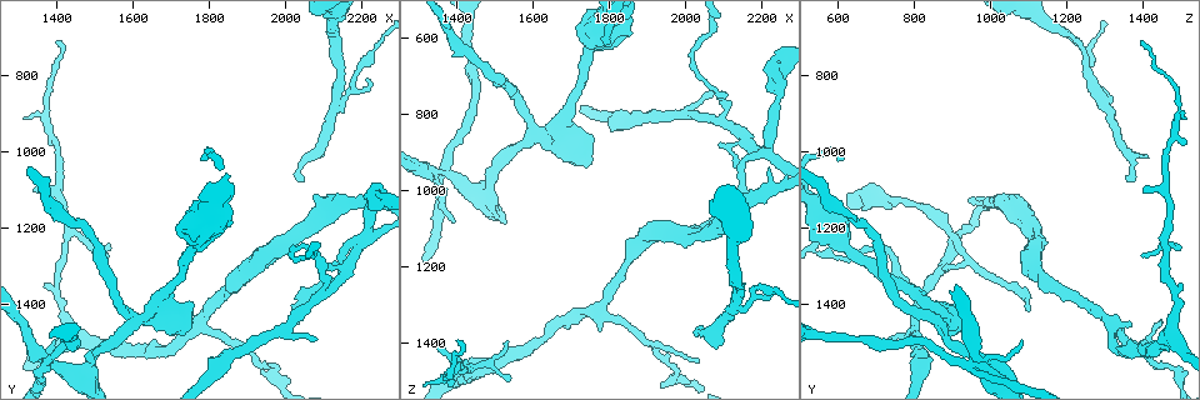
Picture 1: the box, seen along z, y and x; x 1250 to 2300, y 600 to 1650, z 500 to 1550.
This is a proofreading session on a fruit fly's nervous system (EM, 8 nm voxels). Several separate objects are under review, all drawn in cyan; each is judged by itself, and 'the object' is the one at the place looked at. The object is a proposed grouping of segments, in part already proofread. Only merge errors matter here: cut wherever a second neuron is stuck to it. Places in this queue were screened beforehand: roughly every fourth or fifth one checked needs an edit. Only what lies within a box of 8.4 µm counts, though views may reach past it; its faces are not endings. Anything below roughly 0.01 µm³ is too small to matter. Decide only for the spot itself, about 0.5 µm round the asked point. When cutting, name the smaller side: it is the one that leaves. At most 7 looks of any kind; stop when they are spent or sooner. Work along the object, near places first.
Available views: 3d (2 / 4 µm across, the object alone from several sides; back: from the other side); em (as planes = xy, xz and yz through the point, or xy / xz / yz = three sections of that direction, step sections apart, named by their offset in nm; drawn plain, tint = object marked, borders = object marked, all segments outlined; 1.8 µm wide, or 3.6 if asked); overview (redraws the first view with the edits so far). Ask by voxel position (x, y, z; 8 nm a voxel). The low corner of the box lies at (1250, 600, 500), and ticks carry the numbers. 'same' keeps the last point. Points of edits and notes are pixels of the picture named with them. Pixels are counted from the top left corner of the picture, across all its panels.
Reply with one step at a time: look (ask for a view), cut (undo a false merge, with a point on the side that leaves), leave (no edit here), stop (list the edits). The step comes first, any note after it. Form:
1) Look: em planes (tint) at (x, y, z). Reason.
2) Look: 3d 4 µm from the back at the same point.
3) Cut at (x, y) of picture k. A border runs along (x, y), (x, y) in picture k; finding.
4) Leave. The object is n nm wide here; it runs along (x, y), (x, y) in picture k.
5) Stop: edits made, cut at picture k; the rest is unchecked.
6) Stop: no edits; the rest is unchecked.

Look: em yz step 8 (tint) at (2220, 1220, 910). Sharp bend.

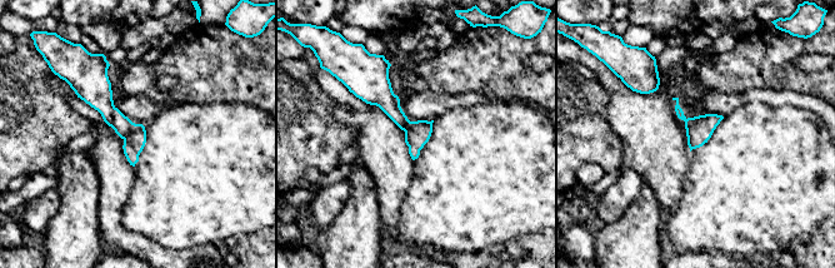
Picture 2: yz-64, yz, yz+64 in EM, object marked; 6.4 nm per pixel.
Look: em planes (tint) at the same point.

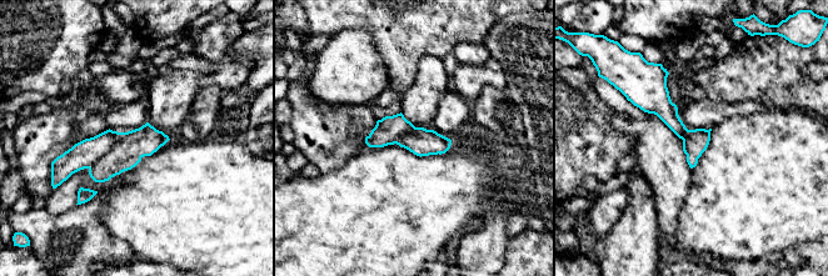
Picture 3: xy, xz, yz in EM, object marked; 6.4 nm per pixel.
Cut at (83, 155) of picture 3. The object is 160 nm wide here; a border runs along (123, 133), (115, 145), (88, 167) in picture 3; two neurons meet here.

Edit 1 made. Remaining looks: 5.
Look: overview. See it whole again.

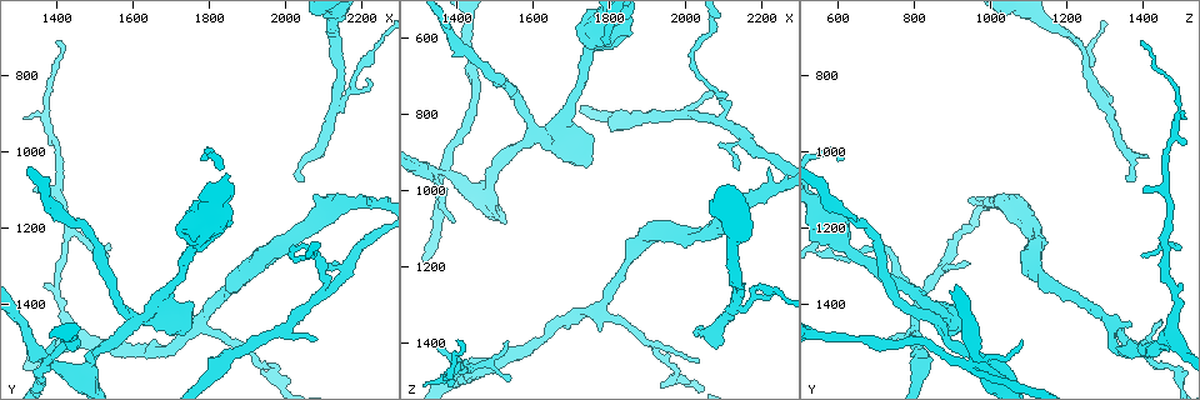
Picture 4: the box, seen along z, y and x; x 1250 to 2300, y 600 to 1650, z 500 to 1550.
Look: 3d 2 µm at (1665, 1400, 830). Looks like a crossing.

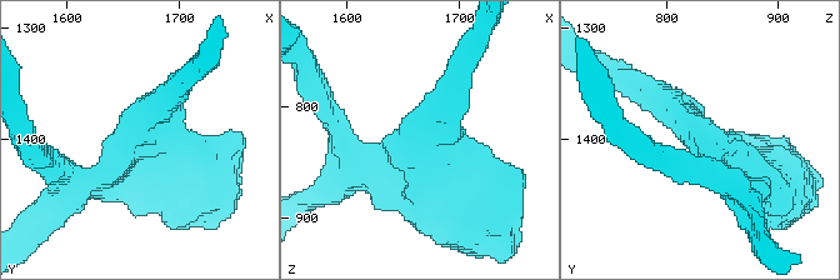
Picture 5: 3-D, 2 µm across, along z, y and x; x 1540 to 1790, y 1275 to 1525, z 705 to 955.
Look: em planes (tint) at (1662, 1396, 826). 4 arms meet here.

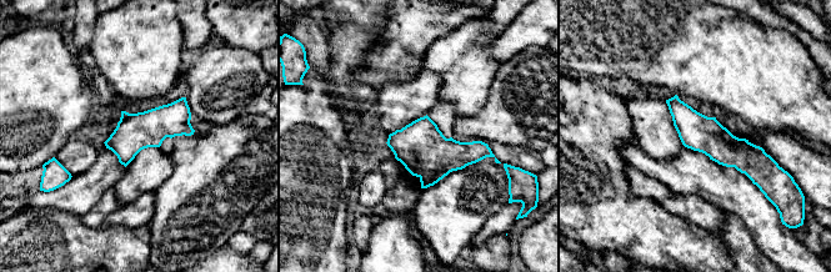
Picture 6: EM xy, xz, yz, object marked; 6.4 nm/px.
Leave. The object is 240 nm wide here; continuous, no second neuron.

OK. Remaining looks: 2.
Look: em planes (tint) at (1375, 1555, 955). Abrupt turn.

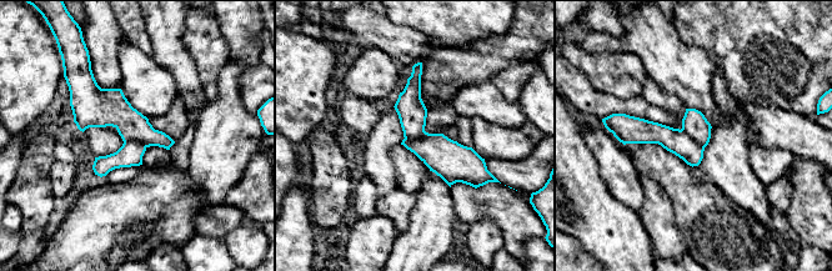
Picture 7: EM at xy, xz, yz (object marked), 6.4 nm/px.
Cut at (130, 154) of picture 7. The object is 220 nm wide here; the part that leaves runs along (620, 134), (661, 134), (700, 155) in picture 7; a second neuron is stuck on.

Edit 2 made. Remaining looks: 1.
Stop: edits made, cut at picture 3, cut at picture 7; the rest is unchecked.

